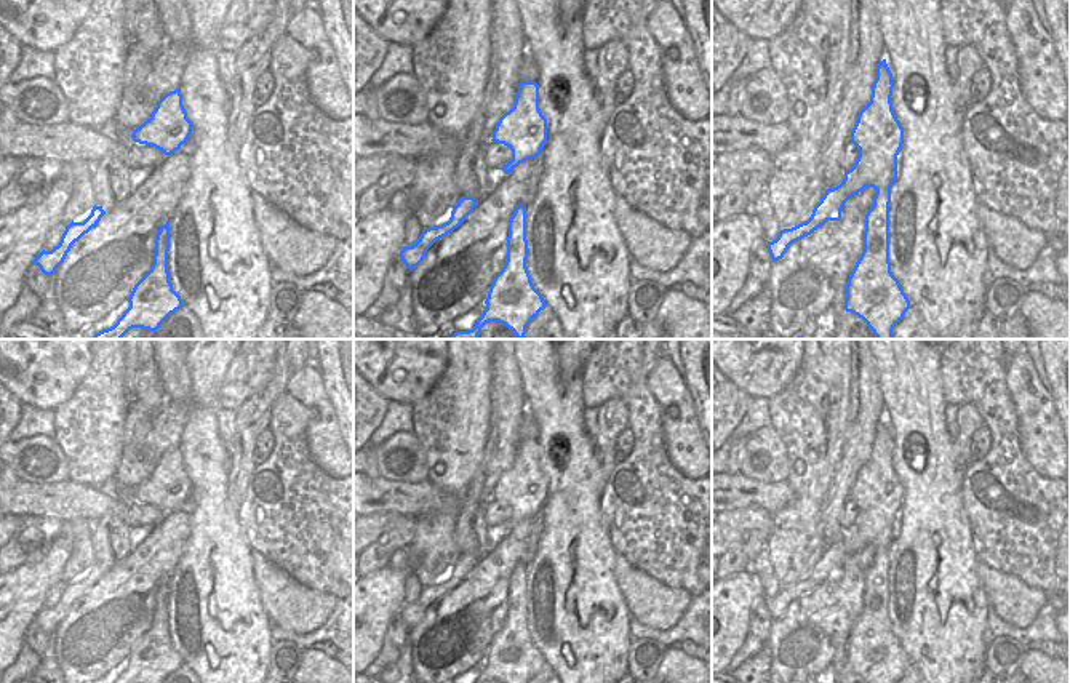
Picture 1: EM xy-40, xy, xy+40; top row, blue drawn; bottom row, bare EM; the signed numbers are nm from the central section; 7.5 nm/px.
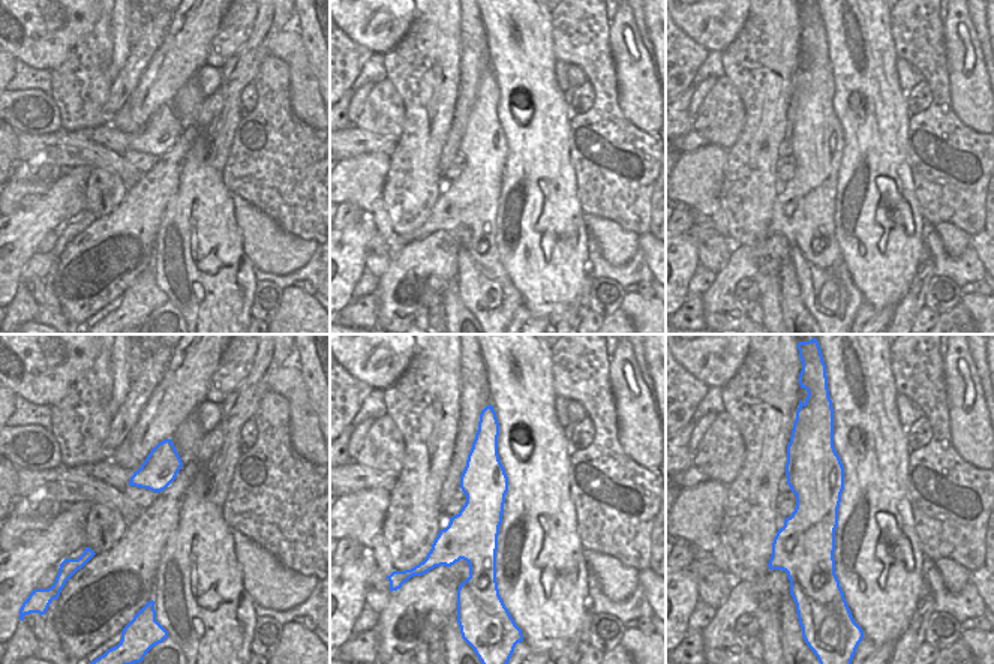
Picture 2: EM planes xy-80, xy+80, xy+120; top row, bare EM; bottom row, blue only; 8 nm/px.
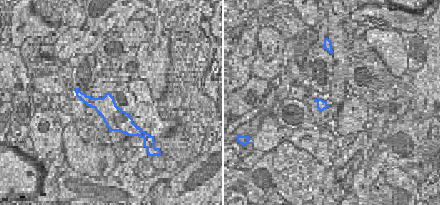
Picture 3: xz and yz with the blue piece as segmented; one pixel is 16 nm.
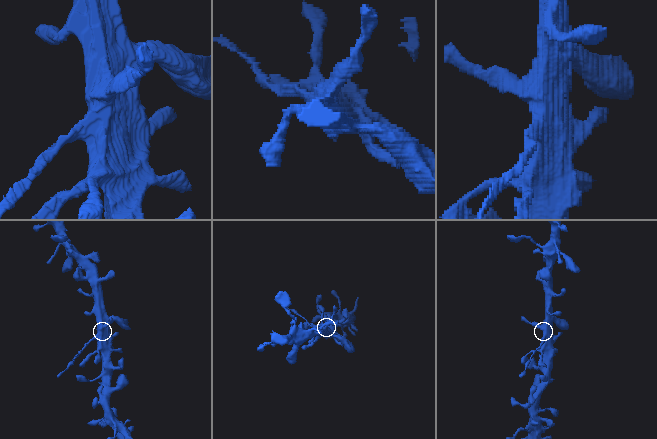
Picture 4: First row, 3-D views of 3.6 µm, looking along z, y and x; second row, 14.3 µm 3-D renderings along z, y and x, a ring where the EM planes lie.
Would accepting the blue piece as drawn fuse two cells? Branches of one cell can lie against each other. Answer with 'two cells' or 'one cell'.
two cells

